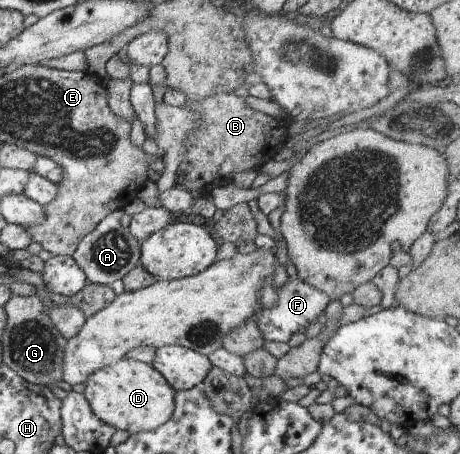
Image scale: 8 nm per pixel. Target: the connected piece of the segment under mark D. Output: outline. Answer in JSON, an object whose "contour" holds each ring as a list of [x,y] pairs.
{"contour":[[[129,356],[115,365],[93,372],[85,383],[82,394],[96,418],[116,430],[141,433],[160,428],[174,412],[175,390],[152,365]]]}

